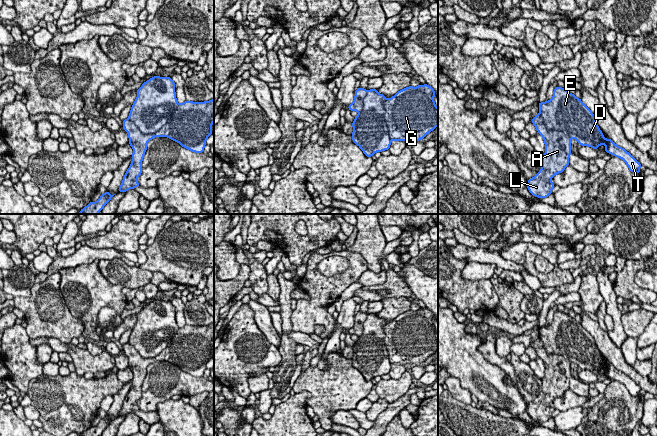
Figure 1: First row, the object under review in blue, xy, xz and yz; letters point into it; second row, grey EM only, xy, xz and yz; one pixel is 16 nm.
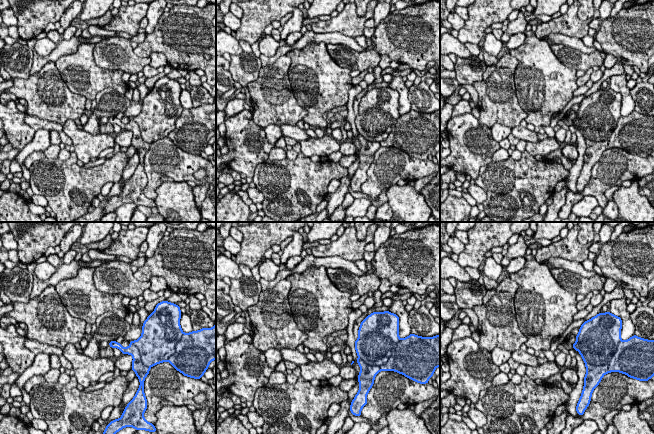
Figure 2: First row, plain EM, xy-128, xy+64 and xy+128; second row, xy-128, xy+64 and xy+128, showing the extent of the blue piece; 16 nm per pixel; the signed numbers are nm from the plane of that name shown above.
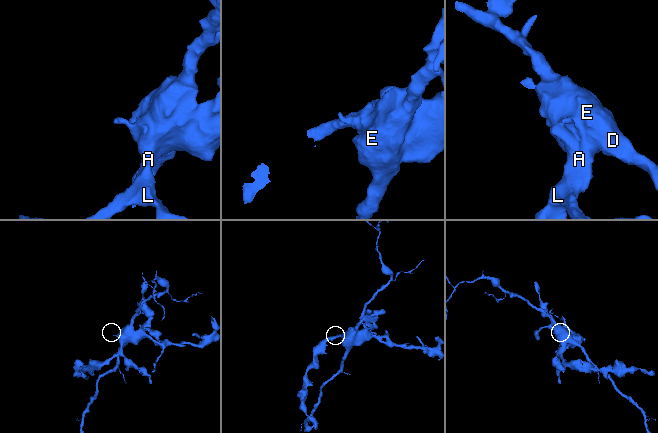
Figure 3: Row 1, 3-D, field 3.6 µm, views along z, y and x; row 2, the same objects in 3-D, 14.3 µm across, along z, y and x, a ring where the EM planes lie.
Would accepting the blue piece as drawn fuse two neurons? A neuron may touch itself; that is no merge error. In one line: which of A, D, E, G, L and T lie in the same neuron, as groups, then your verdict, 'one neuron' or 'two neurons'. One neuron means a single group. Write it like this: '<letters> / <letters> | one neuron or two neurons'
A D E G L T | one neuron

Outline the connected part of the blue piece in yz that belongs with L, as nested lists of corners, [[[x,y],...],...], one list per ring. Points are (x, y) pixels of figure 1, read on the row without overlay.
[[[557,310],[551,324],[538,328],[539,338],[531,346],[544,363],[545,378],[540,395],[528,404],[527,412],[533,420],[546,422],[552,418],[555,409],[551,402],[569,389],[571,363],[596,374],[604,368],[607,377],[624,384],[631,396],[640,398],[640,386],[611,363],[604,362],[594,338],[574,318]]]

